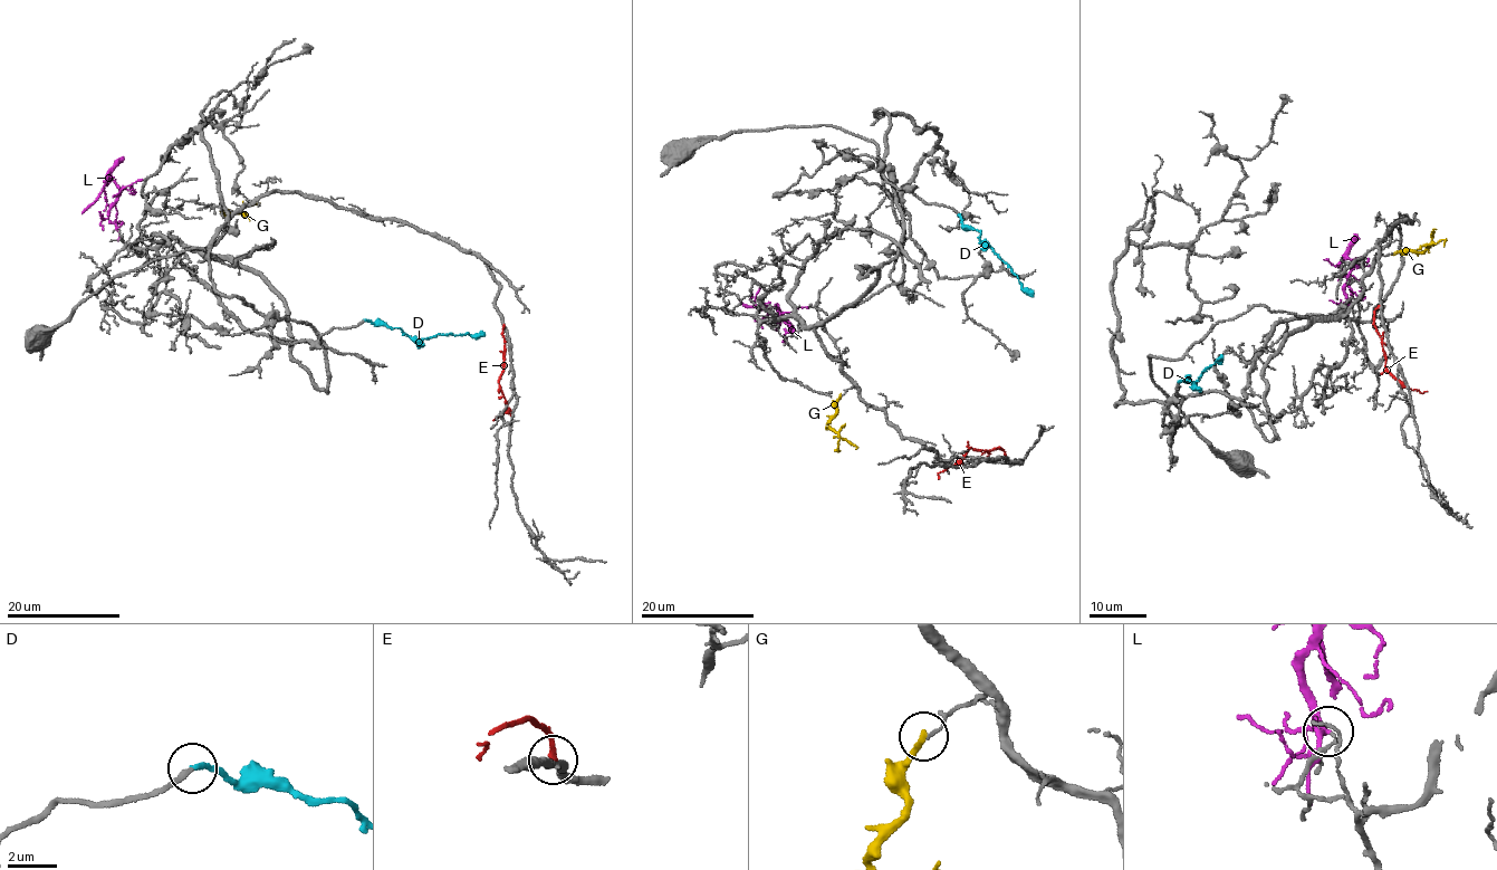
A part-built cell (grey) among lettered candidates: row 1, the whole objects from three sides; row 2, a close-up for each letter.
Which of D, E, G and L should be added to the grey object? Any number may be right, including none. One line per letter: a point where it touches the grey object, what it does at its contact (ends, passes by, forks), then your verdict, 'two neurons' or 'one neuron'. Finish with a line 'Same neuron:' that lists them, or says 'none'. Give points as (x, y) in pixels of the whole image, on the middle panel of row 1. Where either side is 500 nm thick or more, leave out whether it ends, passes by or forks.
D: (958, 214) | it ends | one neuron
E: (1005, 457) | it ends | two neurons
G: (841, 395) | it ends | two neurons
L: (759, 311) | it passes by | two neurons
Same neuron: D

